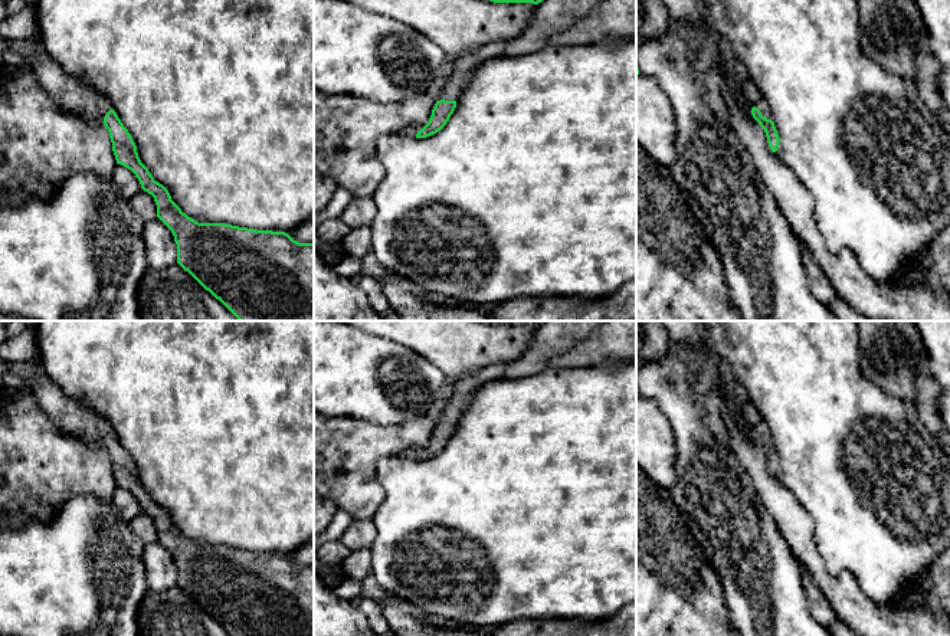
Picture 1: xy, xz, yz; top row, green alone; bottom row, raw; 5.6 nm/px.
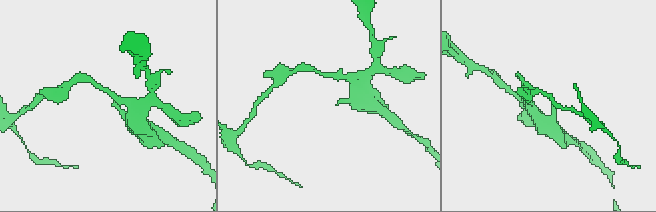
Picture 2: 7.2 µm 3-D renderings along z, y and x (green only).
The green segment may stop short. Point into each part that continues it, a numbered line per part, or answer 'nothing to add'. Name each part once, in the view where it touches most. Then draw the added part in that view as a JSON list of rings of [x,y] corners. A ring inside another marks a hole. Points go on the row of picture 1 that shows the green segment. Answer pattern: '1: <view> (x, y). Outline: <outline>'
1: yz (760, 104). Outline: [[[760,98],[760,99],[756,102],[754,106],[760,109],[760,112],[761,112],[761,115],[763,115],[764,118],[772,119],[770,108],[769,108],[767,102],[766,102],[763,98]]]

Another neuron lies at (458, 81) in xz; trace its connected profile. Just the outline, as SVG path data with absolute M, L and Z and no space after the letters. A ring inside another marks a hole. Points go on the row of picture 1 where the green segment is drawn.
M474 69L468 72L449 73L449 76L449 82L443 88L443 92L438 101L456 101L463 89L468 86L468 83L472 81Z

